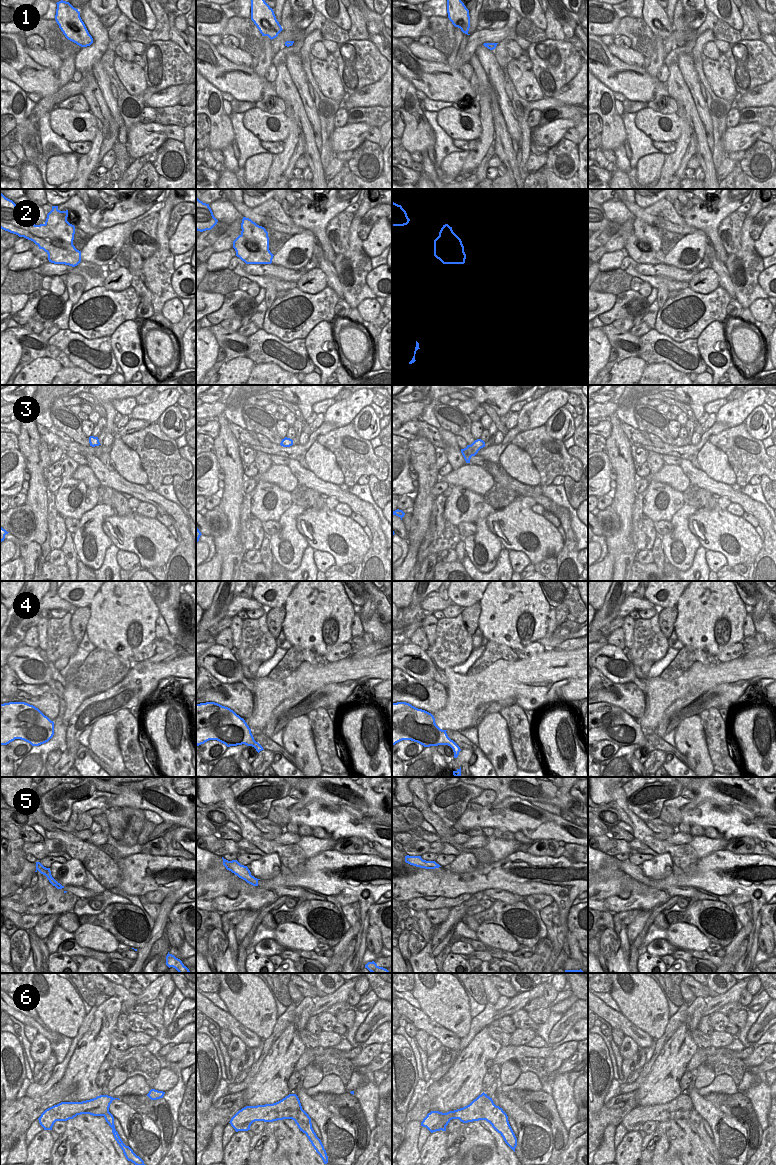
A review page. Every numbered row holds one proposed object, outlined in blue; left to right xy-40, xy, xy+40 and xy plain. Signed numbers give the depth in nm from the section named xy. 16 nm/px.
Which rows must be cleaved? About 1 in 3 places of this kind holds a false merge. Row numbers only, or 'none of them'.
2, 5, 6

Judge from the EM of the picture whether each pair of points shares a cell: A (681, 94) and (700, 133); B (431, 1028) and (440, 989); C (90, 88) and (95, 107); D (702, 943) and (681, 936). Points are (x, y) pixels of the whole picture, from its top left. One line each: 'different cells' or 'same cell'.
A: same cell
B: different cells
C: same cell
D: same cell

